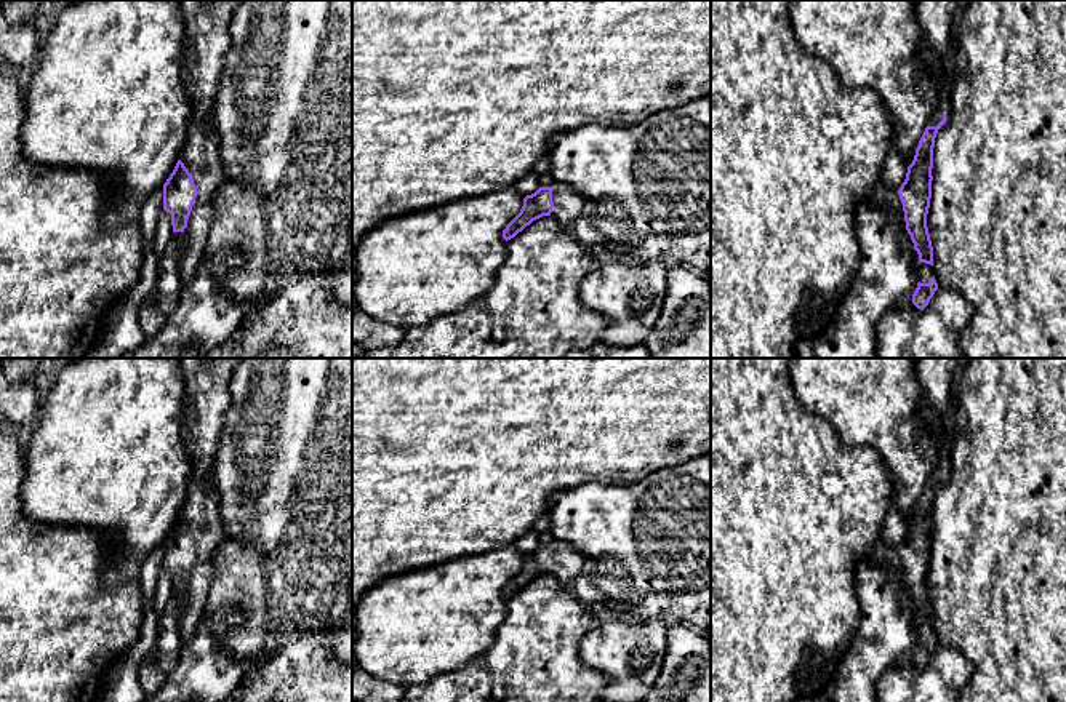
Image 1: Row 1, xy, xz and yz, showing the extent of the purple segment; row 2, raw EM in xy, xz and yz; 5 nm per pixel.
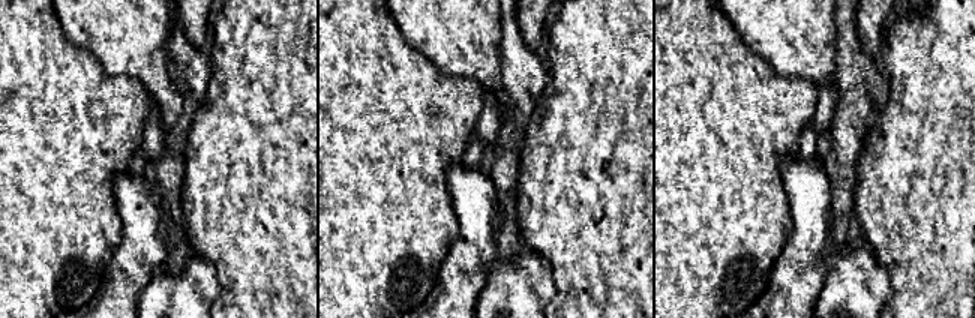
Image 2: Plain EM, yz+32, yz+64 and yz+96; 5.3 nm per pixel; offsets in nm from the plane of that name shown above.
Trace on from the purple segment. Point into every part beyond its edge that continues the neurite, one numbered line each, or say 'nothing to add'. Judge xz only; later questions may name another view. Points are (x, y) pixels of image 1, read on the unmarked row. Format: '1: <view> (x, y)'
1: xz (567, 563)

